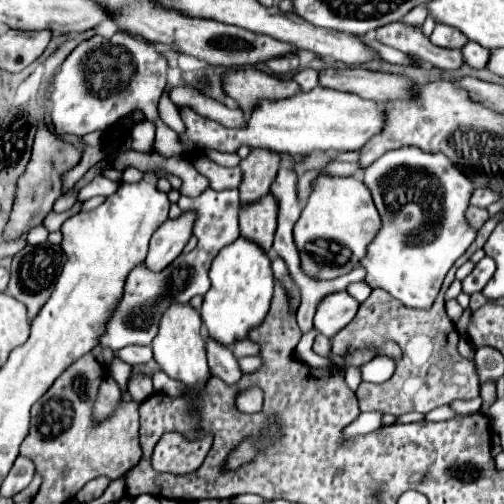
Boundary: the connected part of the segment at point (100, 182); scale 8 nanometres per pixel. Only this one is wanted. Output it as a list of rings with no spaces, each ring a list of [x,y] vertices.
[[[98,174],[90,184],[86,184],[82,190],[80,190],[80,194],[78,194],[78,200],[88,200],[88,198],[92,198],[92,196],[110,196],[110,194],[114,194],[118,190],[118,184],[116,182],[112,182],[112,180],[108,180],[108,178],[104,178],[102,174]]]

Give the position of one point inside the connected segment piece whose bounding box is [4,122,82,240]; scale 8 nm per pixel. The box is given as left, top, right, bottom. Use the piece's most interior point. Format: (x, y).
(39, 186)

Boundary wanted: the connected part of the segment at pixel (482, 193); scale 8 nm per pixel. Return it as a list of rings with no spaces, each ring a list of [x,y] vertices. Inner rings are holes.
[[[476,188],[470,204],[480,206],[480,208],[488,208],[492,202],[496,202],[500,198],[502,198],[502,194],[500,192],[494,192],[492,188]]]

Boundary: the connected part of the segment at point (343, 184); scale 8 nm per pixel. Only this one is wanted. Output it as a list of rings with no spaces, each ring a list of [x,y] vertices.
[[[320,174],[312,182],[312,192],[310,192],[308,204],[304,206],[300,218],[294,226],[294,240],[296,240],[298,252],[300,252],[302,270],[316,280],[332,280],[342,274],[348,274],[352,268],[356,268],[358,260],[366,254],[366,246],[374,240],[378,230],[380,230],[380,216],[370,198],[370,190],[366,188],[366,184],[362,184],[362,180],[352,178],[352,176],[342,178],[342,176]]]

